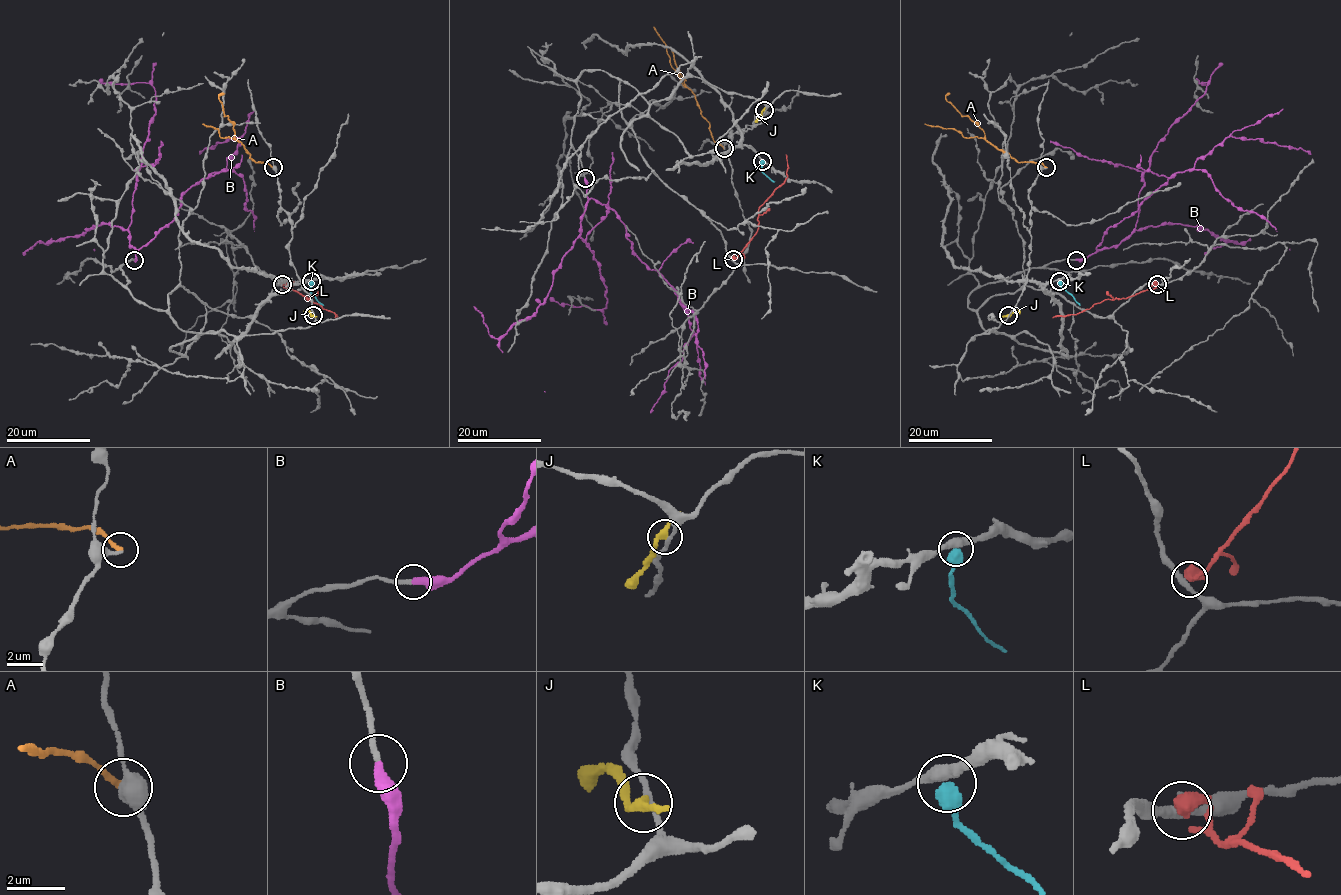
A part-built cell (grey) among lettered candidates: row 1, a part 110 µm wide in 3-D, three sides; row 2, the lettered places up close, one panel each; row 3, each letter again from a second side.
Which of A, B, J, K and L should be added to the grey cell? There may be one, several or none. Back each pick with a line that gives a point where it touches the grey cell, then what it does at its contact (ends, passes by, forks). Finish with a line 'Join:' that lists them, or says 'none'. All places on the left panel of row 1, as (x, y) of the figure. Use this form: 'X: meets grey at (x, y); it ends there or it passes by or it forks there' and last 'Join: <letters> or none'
B: meets grey at (134, 260); it ends there
Join: B

